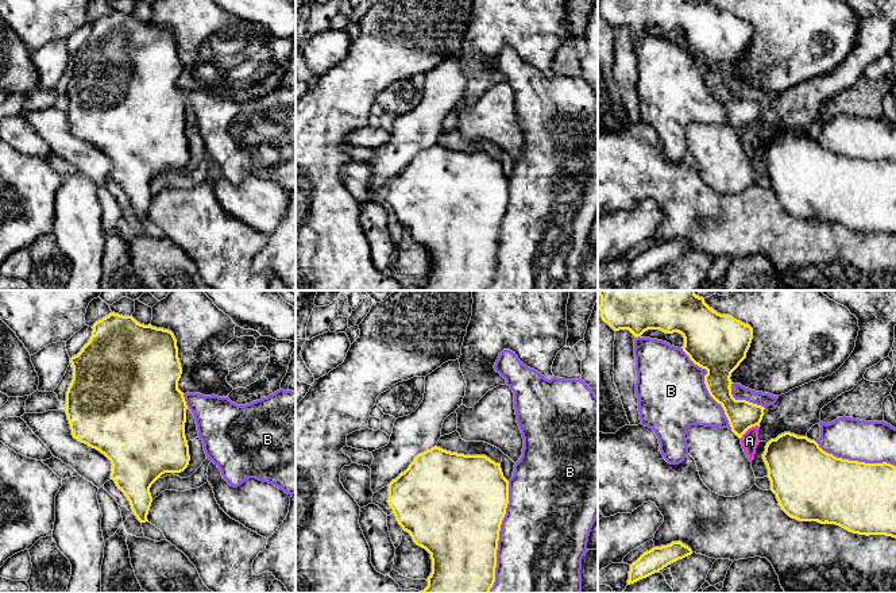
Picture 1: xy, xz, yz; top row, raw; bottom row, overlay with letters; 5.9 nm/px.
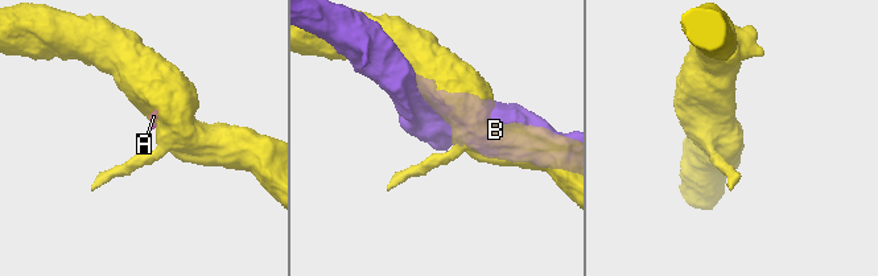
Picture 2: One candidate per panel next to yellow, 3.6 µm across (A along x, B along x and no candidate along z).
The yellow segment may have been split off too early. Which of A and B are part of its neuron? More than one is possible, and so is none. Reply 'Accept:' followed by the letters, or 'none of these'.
Accept: none of these

